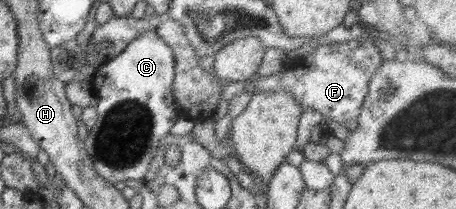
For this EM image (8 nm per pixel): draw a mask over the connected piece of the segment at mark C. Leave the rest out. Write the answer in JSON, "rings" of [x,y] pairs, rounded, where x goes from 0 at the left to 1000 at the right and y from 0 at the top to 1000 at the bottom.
{"rings":[[[325,144],[289,191],[279,230],[241,292],[226,297],[200,378],[200,402],[215,469],[213,579],[195,622],[184,675],[193,746],[202,751],[206,804],[237,871],[276,871],[276,861],[311,861],[327,823],[340,722],[351,670],[375,636],[377,598],[395,560],[384,512],[379,388],[384,373],[384,282],[355,182],[340,144]]]}

